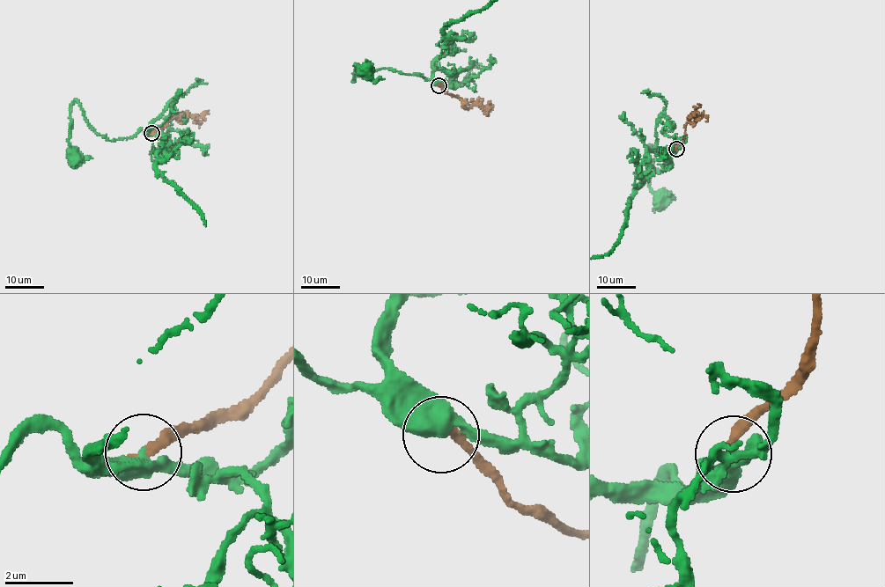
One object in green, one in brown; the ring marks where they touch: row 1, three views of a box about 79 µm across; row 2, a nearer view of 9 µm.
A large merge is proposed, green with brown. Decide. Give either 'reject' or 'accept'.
accept

